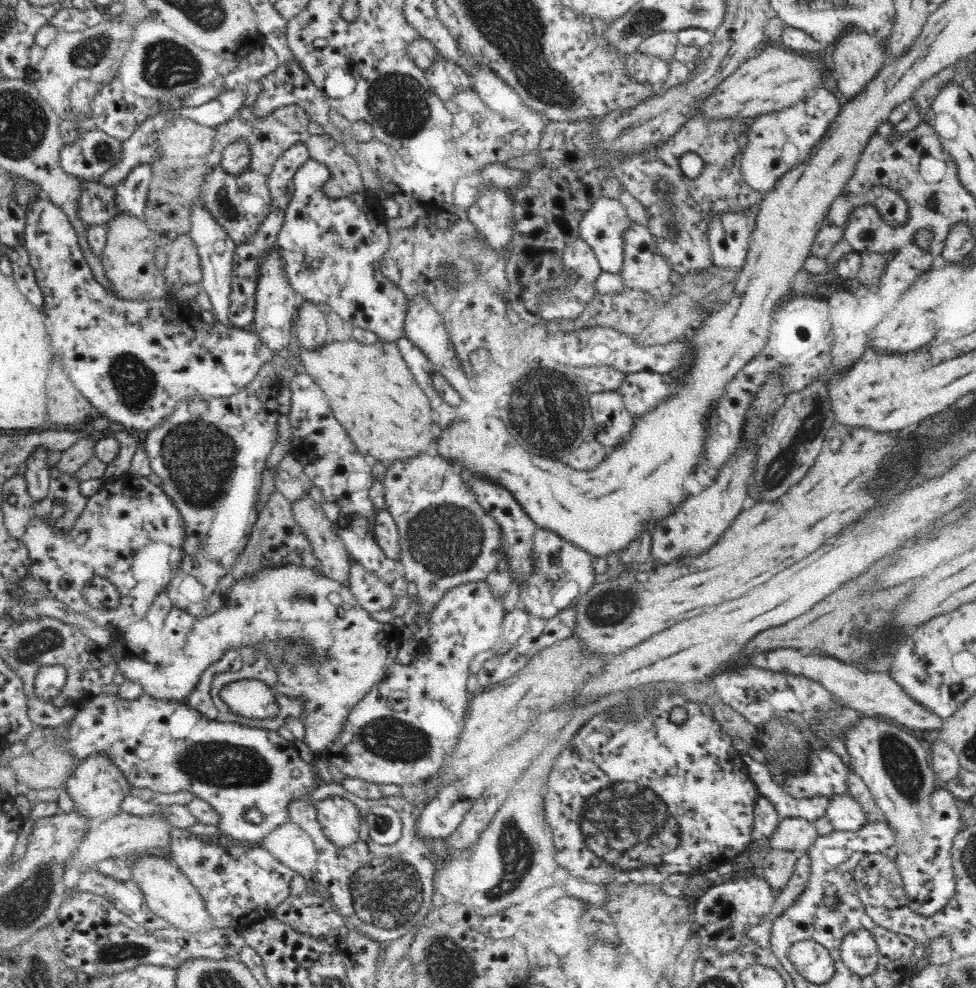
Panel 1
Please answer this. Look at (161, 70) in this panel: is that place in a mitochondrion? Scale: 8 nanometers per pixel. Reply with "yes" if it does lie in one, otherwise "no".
yes

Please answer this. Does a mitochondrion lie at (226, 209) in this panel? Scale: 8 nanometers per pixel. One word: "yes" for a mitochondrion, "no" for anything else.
yes

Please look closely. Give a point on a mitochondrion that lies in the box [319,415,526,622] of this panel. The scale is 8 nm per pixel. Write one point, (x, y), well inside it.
(447, 539)

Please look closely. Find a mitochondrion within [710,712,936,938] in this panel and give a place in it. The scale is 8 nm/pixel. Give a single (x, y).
(901, 762)

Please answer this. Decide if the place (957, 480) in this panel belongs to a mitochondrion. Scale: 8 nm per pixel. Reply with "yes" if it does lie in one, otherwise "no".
no

